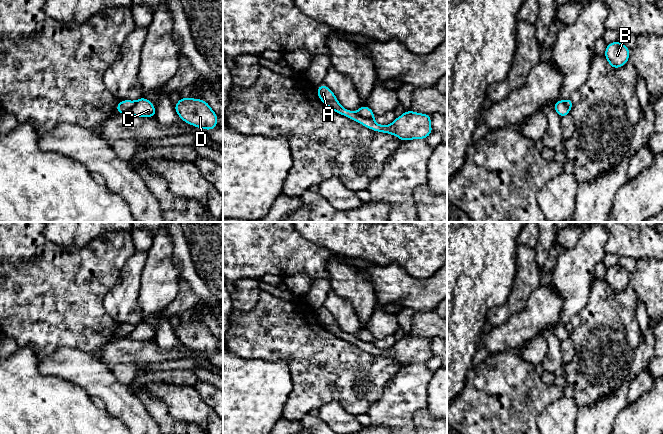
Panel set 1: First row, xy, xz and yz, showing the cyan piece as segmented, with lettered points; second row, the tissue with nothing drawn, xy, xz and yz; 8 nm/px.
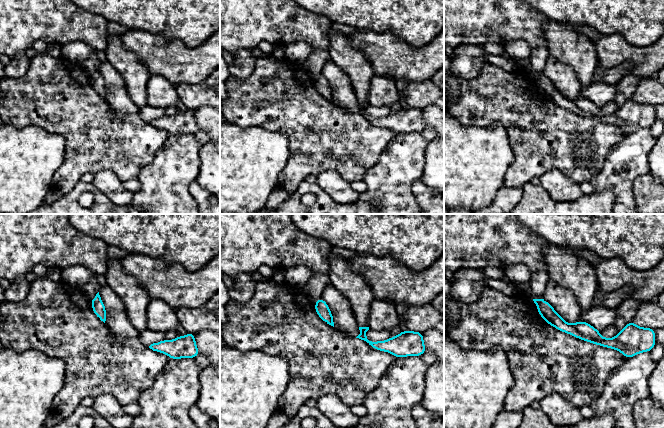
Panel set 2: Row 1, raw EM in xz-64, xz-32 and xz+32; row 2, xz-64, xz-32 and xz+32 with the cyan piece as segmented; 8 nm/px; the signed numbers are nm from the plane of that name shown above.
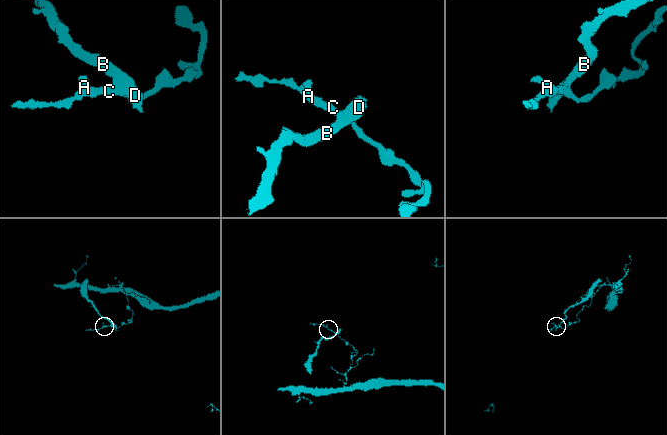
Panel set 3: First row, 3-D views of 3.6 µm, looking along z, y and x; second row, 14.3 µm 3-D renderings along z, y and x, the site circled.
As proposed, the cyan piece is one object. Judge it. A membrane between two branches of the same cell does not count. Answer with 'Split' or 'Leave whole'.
Split

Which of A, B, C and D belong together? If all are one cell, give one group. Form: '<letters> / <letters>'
A B D / C

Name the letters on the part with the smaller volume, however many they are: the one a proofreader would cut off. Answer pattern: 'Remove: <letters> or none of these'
Remove: A, B, D

